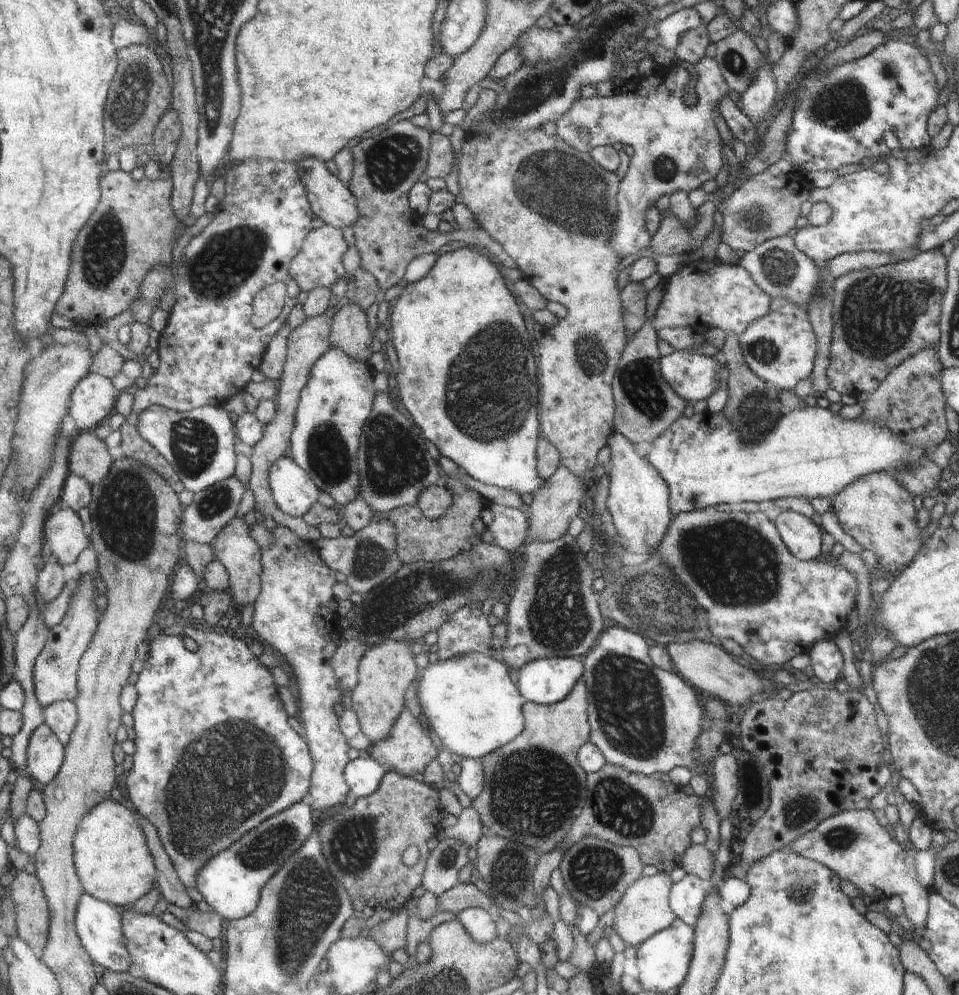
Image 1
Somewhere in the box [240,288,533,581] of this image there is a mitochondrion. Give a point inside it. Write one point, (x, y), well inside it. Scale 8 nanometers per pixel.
(394, 460)

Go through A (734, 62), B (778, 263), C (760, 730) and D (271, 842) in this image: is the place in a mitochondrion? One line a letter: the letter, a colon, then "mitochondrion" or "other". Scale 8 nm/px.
A: mitochondrion
B: mitochondrion
C: other
D: mitochondrion

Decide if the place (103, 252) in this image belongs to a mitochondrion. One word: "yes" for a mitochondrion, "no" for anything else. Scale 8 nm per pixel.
yes

